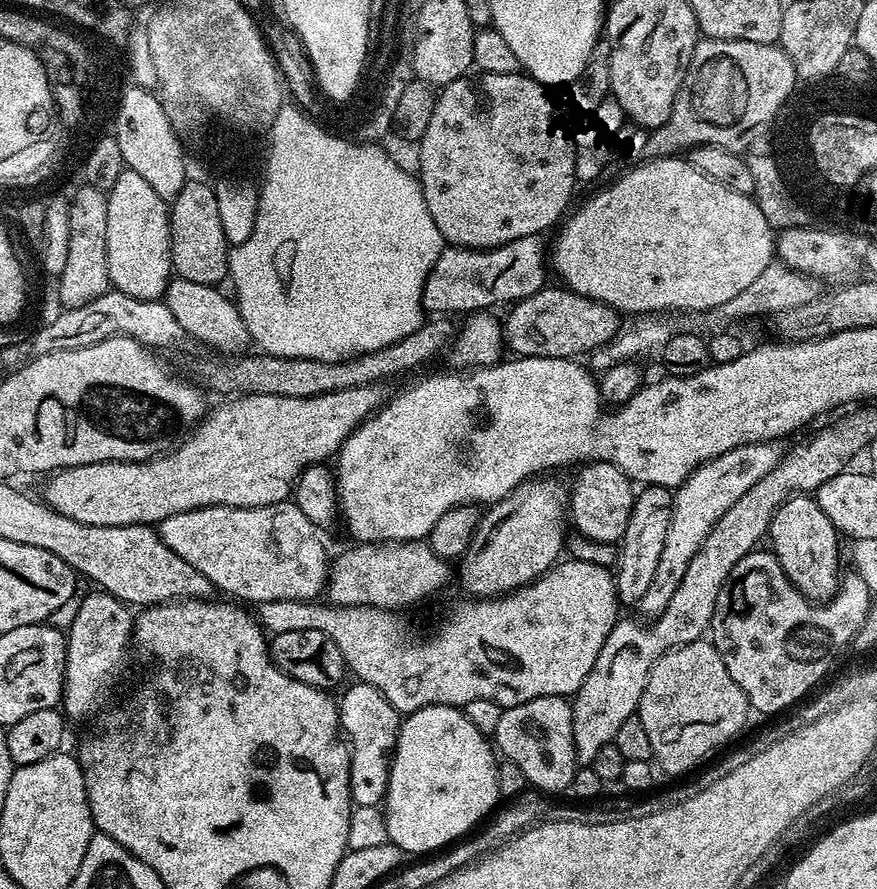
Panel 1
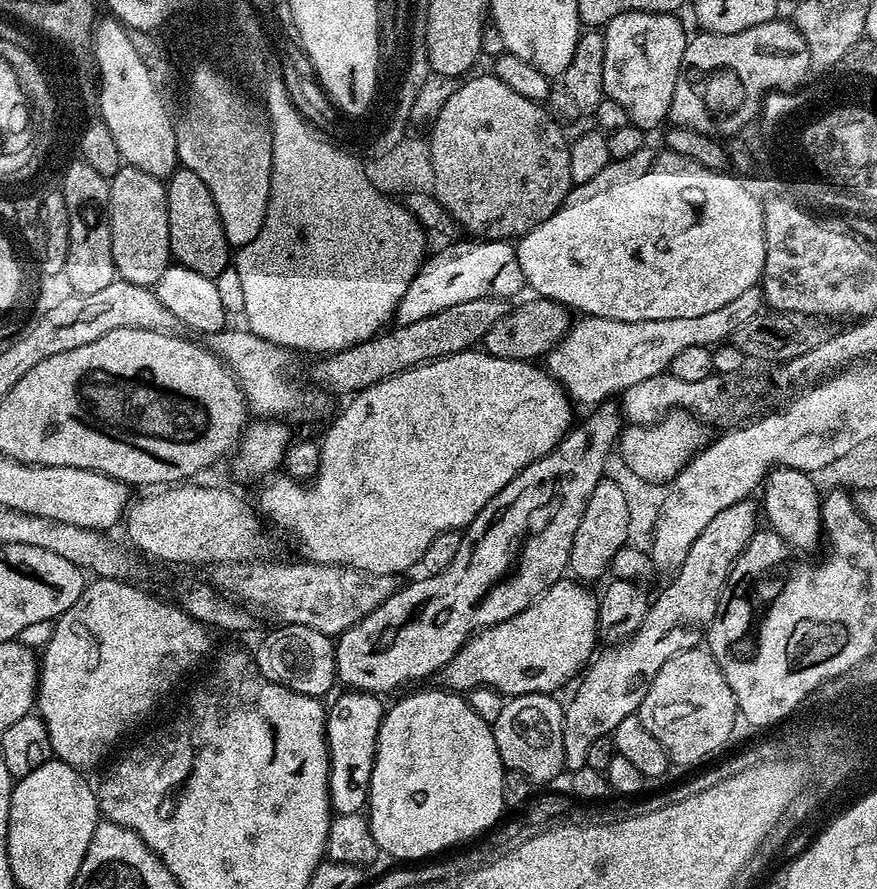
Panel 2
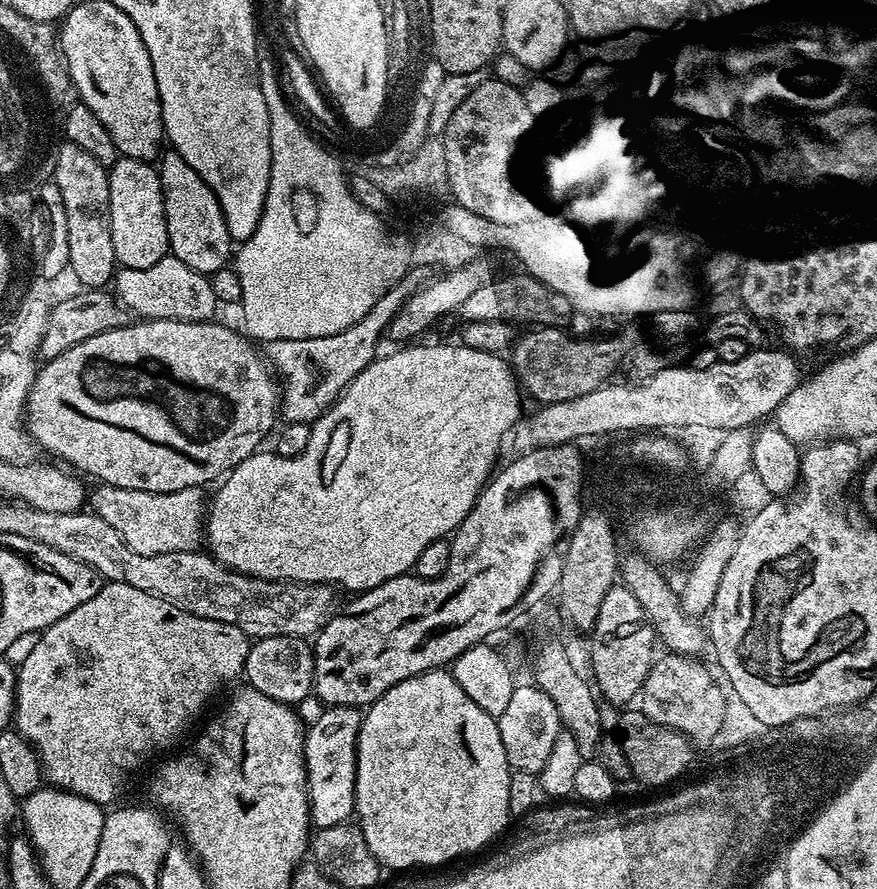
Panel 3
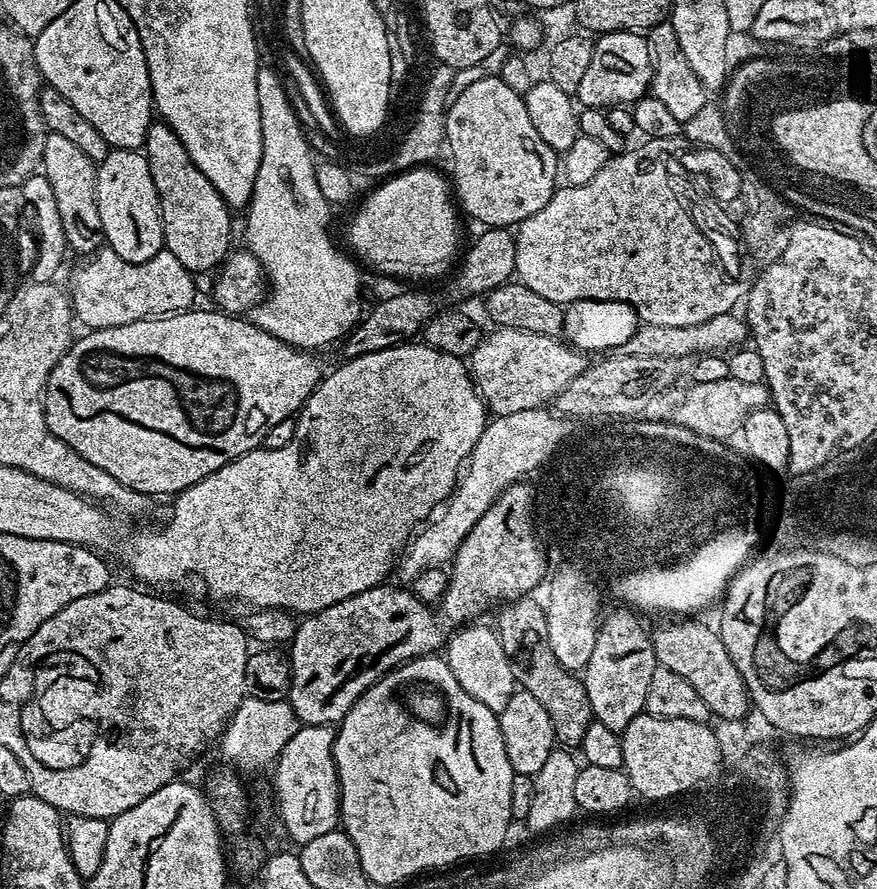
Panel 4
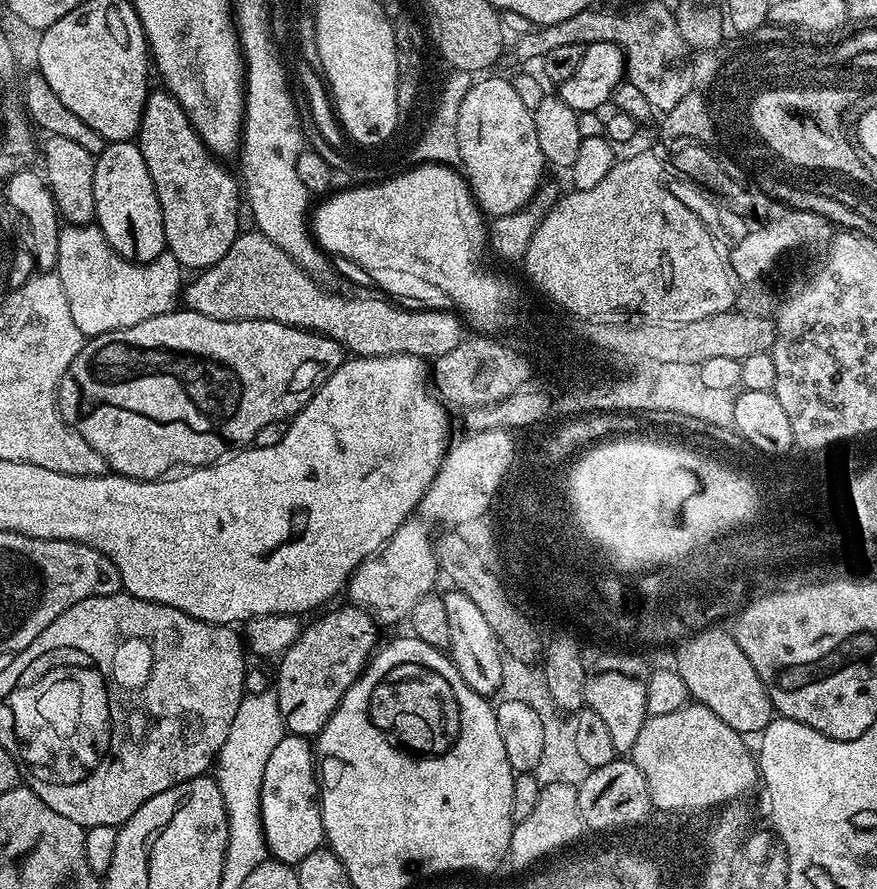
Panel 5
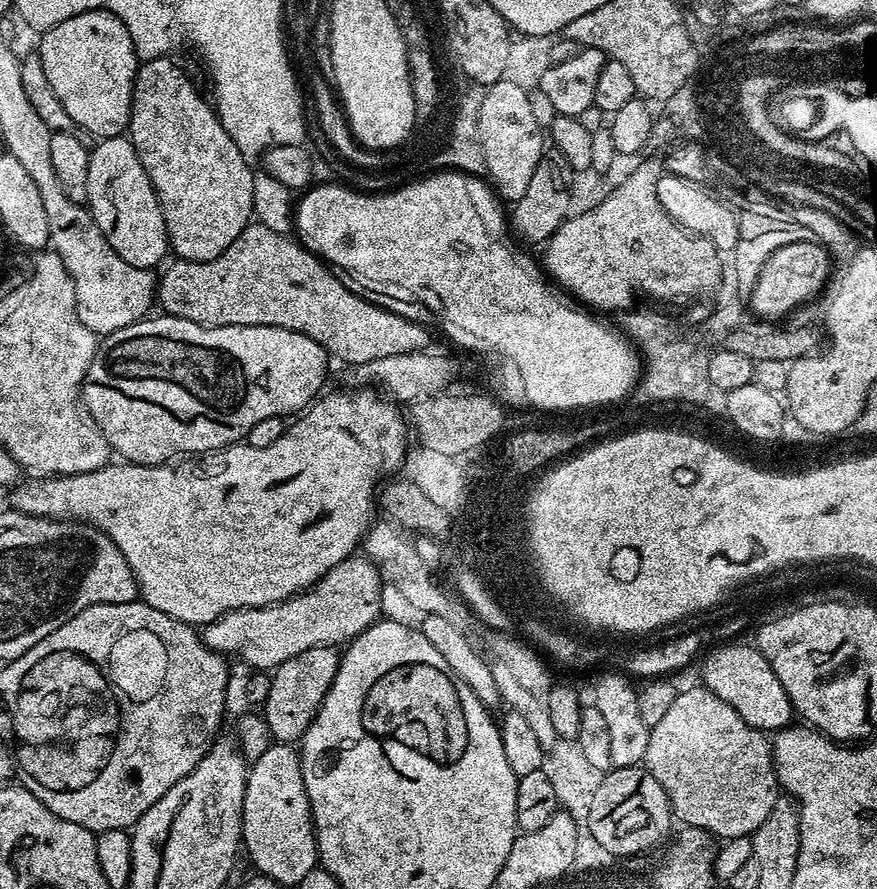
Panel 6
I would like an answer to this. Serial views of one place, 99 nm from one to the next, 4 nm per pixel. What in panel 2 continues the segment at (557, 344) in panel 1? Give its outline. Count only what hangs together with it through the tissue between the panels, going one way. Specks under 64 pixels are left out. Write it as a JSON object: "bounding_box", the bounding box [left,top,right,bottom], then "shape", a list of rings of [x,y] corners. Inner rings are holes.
{"bounding_box":[482,299,574,362],"shape":[[[531,299],[525,304],[518,305],[517,308],[515,305],[505,316],[498,318],[498,322],[490,326],[490,330],[486,330],[482,341],[483,351],[488,352],[494,358],[507,360],[536,362],[547,357],[549,350],[572,328],[574,316],[557,300]]]}

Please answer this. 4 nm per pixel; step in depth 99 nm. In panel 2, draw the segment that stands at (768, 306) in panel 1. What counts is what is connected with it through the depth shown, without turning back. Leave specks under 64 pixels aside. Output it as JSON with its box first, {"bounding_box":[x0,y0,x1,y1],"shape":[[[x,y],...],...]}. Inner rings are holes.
{"bounding_box":[546,287,765,406],"shape":[[[759,287],[745,290],[738,298],[726,302],[718,310],[702,310],[694,318],[658,318],[646,322],[618,322],[604,320],[600,316],[584,316],[577,319],[569,332],[549,350],[546,357],[546,370],[554,377],[565,392],[577,405],[595,406],[603,404],[615,394],[623,394],[634,382],[646,382],[660,373],[667,373],[671,362],[682,350],[691,347],[704,347],[723,344],[731,338],[740,326],[746,325],[752,318],[761,314],[765,307],[764,293]]]}

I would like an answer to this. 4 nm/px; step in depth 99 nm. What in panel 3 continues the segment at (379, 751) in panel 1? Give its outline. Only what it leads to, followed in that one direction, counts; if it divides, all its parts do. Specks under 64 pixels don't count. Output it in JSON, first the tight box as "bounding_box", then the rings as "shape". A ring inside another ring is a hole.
{"bounding_box":[304,707,362,828],"shape":[[[325,707],[322,718],[318,718],[318,722],[307,725],[304,733],[304,766],[308,775],[308,819],[316,828],[325,828],[326,826],[338,826],[345,823],[353,815],[356,807],[356,743],[358,742],[358,734],[360,733],[360,722],[362,719],[361,709],[358,708],[334,708]]]}

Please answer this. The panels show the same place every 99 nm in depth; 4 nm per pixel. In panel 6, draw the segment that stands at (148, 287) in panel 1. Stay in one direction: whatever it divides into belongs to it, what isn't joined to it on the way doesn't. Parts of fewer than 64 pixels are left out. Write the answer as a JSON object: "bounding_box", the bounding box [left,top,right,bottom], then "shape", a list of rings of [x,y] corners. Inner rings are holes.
{"bounding_box":[86,136,170,269],"shape":[[[109,136],[91,149],[86,204],[94,222],[98,222],[98,230],[106,234],[106,242],[110,242],[110,246],[114,246],[116,253],[126,258],[130,266],[155,269],[156,263],[164,255],[169,255],[170,245],[166,222],[162,218],[162,206],[142,162],[138,162],[131,139]]]}

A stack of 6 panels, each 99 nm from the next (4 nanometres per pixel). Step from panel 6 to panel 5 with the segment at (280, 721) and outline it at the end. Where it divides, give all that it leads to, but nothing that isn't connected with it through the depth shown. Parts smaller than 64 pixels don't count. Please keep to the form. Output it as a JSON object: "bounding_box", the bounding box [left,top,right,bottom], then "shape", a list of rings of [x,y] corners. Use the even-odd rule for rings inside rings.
{"bounding_box":[274,606,378,738],"shape":[[[347,606],[328,612],[321,620],[305,627],[295,642],[279,657],[280,669],[274,672],[274,691],[285,729],[291,735],[315,738],[342,702],[346,690],[363,672],[378,647],[378,624],[362,608]]]}

